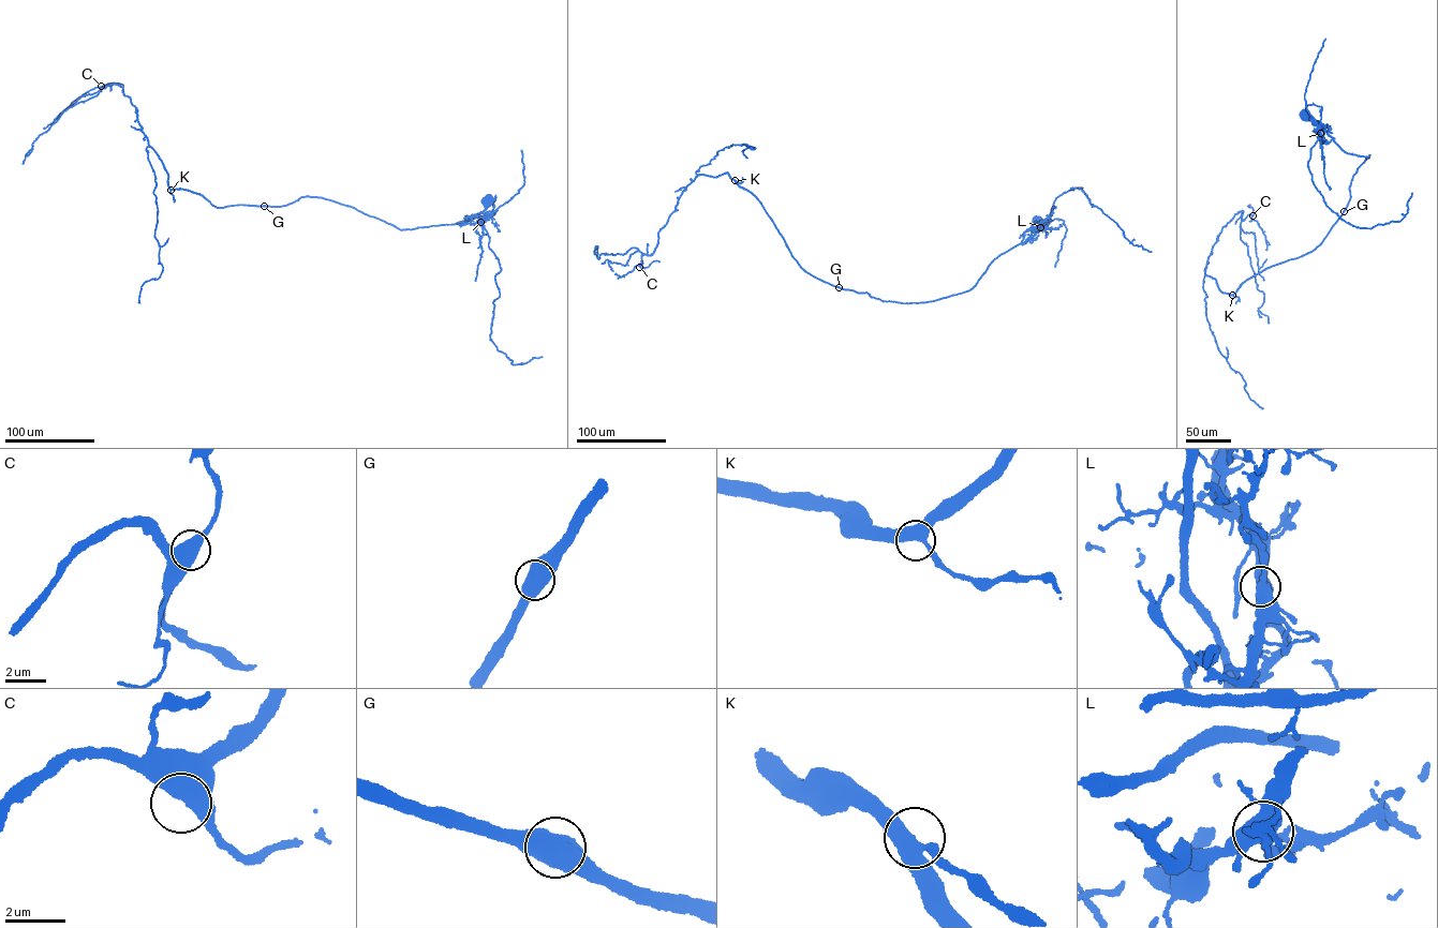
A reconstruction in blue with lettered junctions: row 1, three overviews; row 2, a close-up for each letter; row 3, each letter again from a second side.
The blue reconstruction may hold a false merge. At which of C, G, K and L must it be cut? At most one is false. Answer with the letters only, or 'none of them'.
none of them

